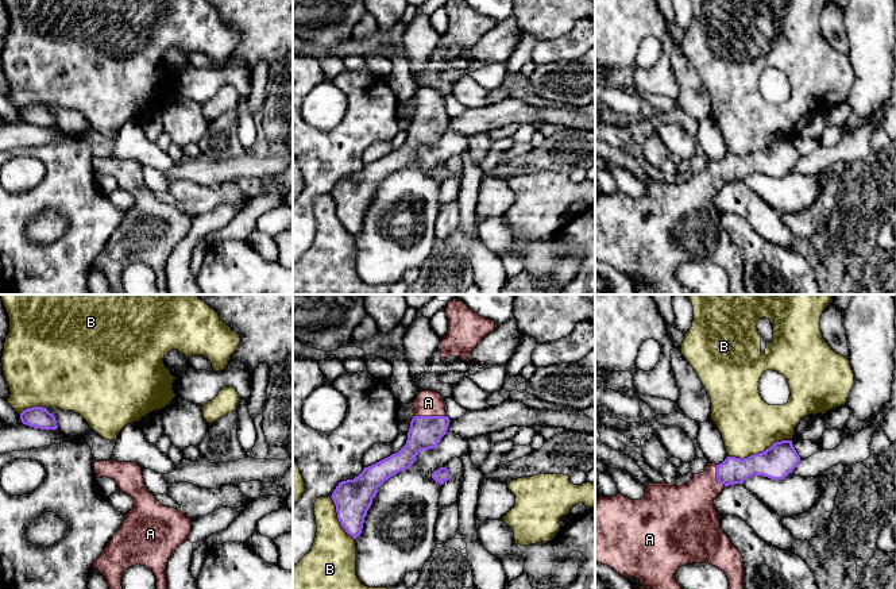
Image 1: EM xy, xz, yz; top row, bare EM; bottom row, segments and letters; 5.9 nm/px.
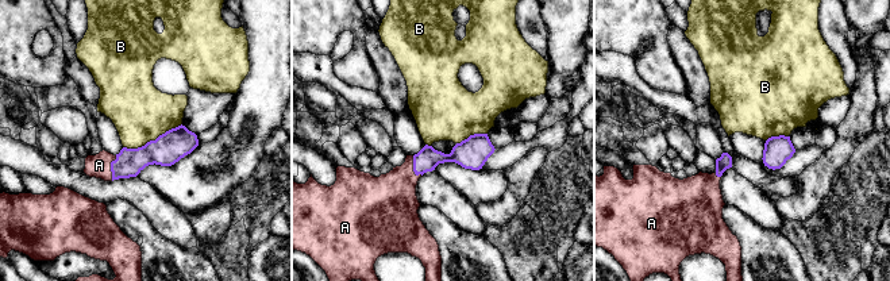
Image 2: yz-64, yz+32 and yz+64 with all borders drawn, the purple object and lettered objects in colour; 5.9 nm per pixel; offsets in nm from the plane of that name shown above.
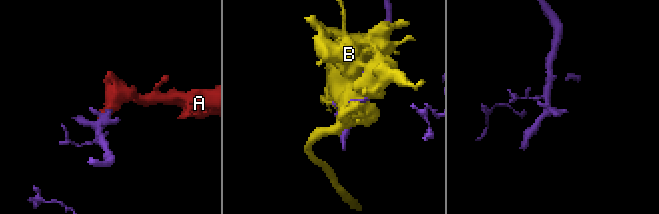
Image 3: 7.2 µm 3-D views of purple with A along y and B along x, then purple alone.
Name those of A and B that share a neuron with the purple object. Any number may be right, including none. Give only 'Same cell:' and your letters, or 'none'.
Same cell: A

